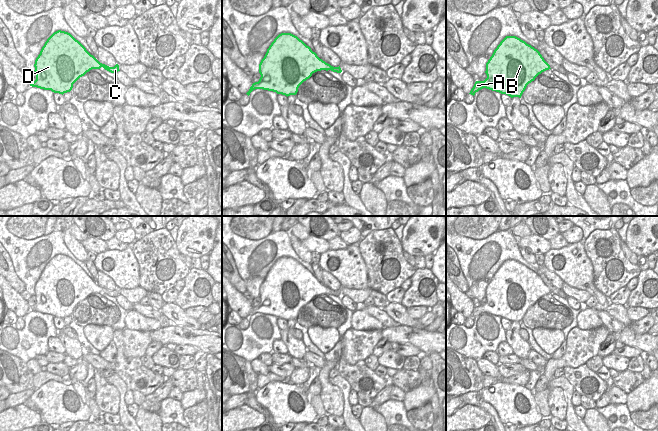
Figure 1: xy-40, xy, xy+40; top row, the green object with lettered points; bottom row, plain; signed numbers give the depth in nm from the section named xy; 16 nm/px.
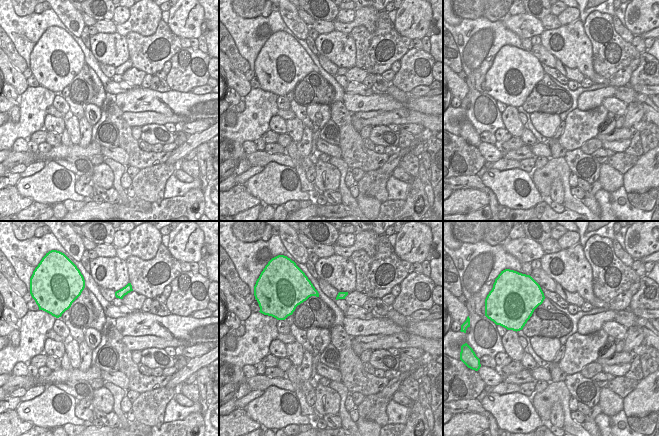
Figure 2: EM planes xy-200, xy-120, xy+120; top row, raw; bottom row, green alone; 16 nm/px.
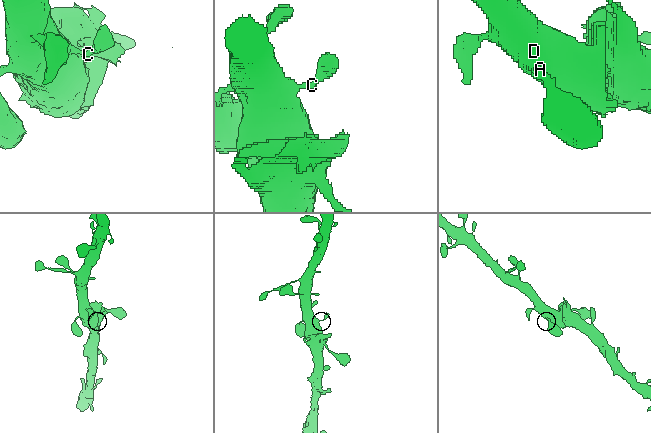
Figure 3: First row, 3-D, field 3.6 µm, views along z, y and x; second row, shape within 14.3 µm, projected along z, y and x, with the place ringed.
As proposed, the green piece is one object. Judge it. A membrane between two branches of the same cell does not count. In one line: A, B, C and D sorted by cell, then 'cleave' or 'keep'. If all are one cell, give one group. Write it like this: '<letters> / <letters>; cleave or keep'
A B C D; keep

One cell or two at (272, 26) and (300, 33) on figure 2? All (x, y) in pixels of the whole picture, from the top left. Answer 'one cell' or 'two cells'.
two cells

